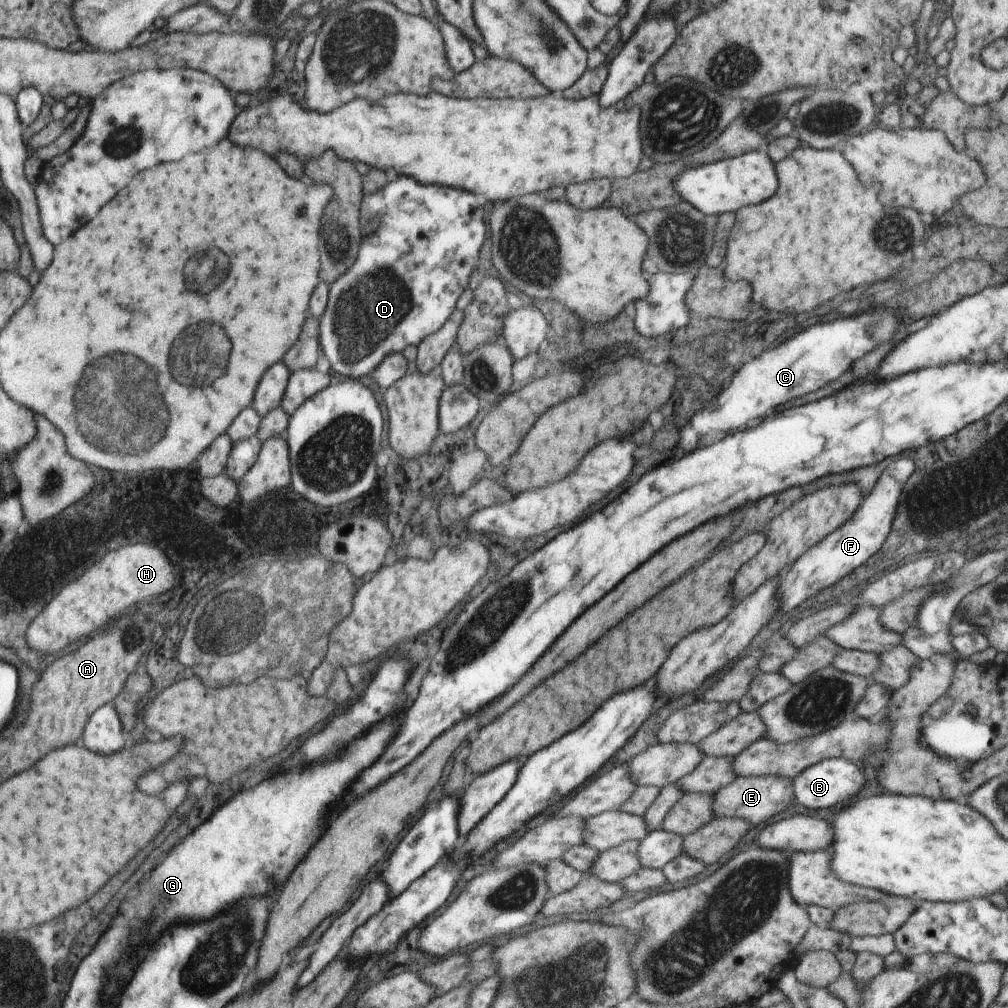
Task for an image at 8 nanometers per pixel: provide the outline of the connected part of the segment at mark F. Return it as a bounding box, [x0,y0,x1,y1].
[778,458,914,613]

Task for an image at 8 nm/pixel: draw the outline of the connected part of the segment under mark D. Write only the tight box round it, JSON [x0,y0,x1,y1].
[319,178,486,379]

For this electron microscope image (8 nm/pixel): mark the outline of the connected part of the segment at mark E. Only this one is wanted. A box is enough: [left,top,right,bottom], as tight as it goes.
[712,777,794,825]

